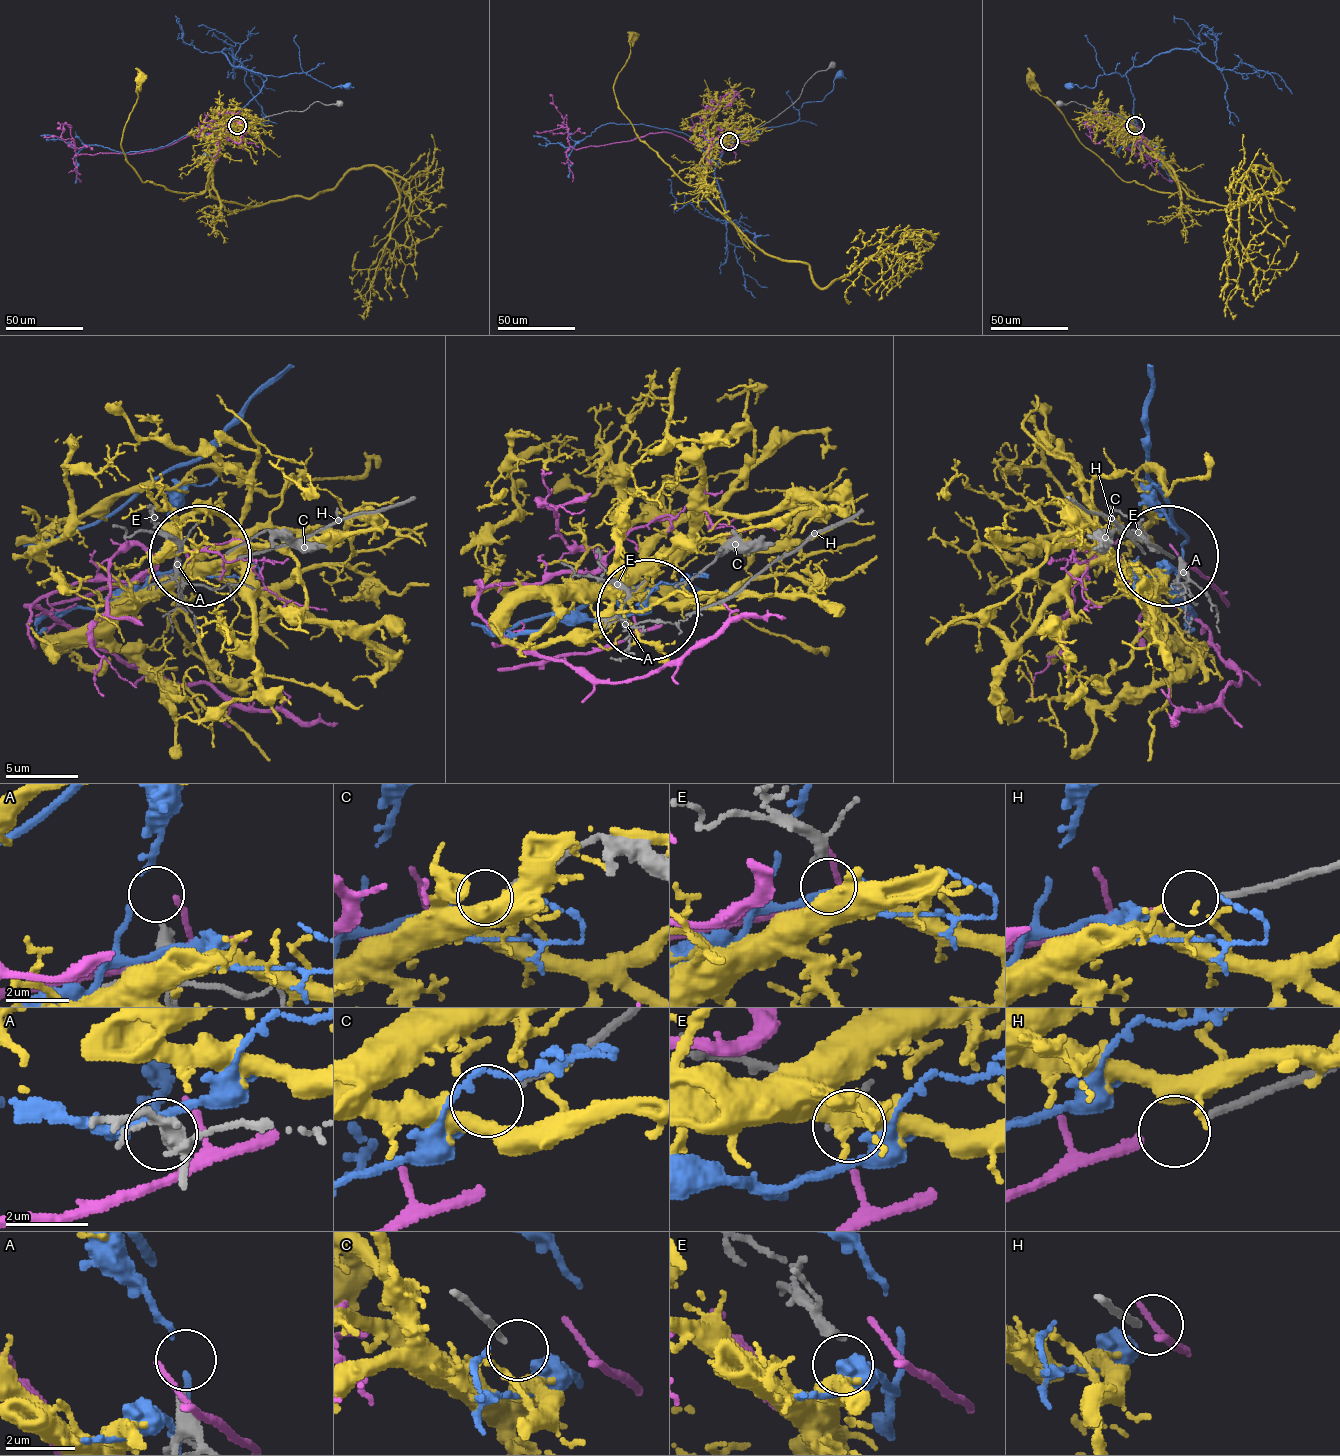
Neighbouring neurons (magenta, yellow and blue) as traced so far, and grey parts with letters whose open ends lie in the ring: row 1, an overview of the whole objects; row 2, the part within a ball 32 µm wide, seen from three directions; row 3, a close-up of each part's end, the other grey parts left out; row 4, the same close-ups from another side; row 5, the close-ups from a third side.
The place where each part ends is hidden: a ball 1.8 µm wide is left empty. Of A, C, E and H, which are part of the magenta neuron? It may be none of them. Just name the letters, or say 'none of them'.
H

